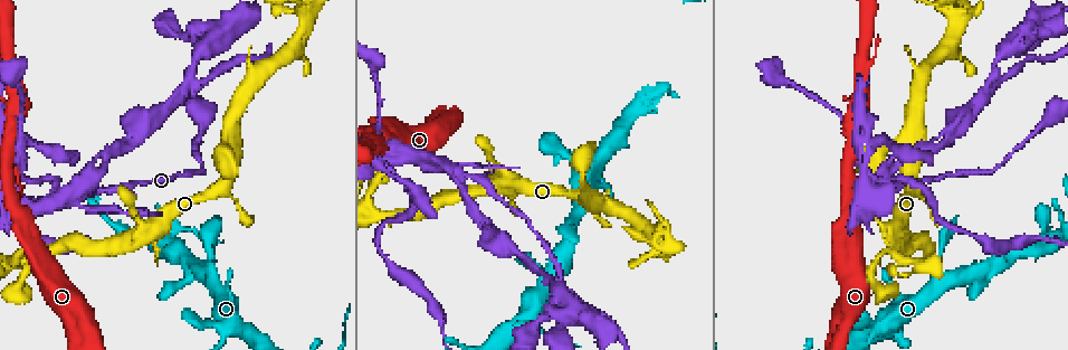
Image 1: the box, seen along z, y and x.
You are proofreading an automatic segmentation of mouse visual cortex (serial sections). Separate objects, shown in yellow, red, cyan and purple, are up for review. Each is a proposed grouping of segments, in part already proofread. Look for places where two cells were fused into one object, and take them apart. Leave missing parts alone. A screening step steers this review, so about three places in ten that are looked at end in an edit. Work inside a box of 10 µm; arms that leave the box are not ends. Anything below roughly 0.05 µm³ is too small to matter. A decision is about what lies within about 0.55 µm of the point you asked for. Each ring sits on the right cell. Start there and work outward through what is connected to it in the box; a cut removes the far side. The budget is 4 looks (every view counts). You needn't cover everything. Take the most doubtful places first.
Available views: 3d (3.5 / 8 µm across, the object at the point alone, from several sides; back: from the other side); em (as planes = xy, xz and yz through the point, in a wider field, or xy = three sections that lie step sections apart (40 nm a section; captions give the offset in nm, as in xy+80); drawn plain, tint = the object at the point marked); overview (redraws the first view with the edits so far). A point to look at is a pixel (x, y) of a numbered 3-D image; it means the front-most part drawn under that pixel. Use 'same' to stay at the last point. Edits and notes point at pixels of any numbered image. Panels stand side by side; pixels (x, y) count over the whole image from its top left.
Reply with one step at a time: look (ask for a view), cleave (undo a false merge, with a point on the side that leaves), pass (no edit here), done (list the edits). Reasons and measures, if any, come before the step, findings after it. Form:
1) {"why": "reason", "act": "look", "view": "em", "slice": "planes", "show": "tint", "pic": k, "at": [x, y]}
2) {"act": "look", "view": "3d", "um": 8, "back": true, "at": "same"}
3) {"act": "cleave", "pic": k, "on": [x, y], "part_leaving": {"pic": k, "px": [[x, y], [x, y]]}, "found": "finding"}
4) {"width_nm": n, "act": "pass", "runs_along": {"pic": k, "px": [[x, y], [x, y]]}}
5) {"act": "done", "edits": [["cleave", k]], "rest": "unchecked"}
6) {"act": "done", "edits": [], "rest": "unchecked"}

{"why": "a fork", "act": "look", "view": "3d", "um": 8, "pic": 1, "at": [95, 181]}

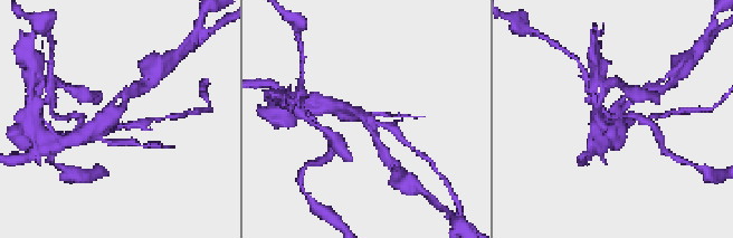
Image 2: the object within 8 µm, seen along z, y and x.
{"act": "look", "view": "em", "slice": "xy", "step": 3, "show": "tint", "at": "same"}

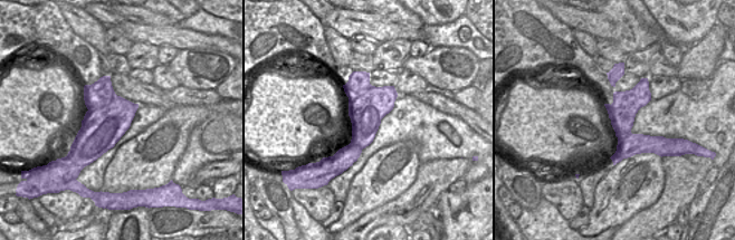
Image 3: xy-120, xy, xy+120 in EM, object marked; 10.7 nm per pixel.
{"act": "cleave", "pic": 2, "on": [81, 127], "part_leaving": {"pic": 2, "px": [[368, 121], [358, 111], [332, 104]]}, "found": "a second cell is stuck on"}

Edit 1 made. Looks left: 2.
{"why": "looks like a crossing", "act": "look", "view": "3d", "um": 3.5, "back": true, "pic": 1, "at": [661, 243]}

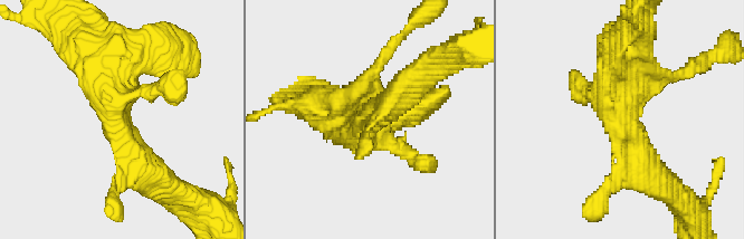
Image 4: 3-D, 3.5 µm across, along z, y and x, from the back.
{"arms": 4, "arm_widths_nm": [200, 200, 400, 450], "act": "look", "view": "em", "slice": "xy", "step": 1, "show": "tint", "pic": 4, "at": [115, 130]}

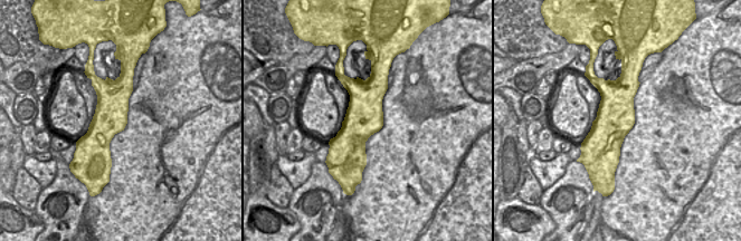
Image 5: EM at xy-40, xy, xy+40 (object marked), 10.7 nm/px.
{"act": "pass", "runs_along": {"pic": 4, "px": [[657, 181], [620, 143], [609, 68]]}, "found": "all the same cell"}

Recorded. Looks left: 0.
{"act": "done", "edits": [["cleave", 2]], "rest": "unchecked"}

